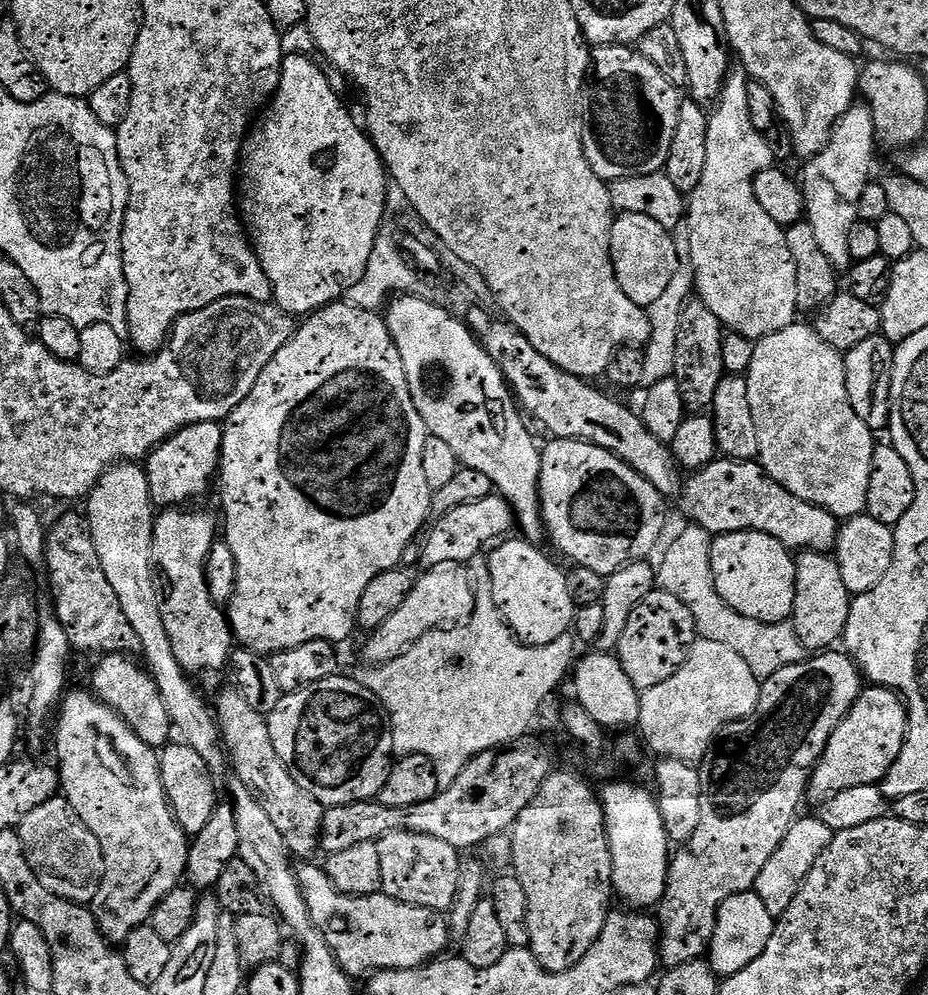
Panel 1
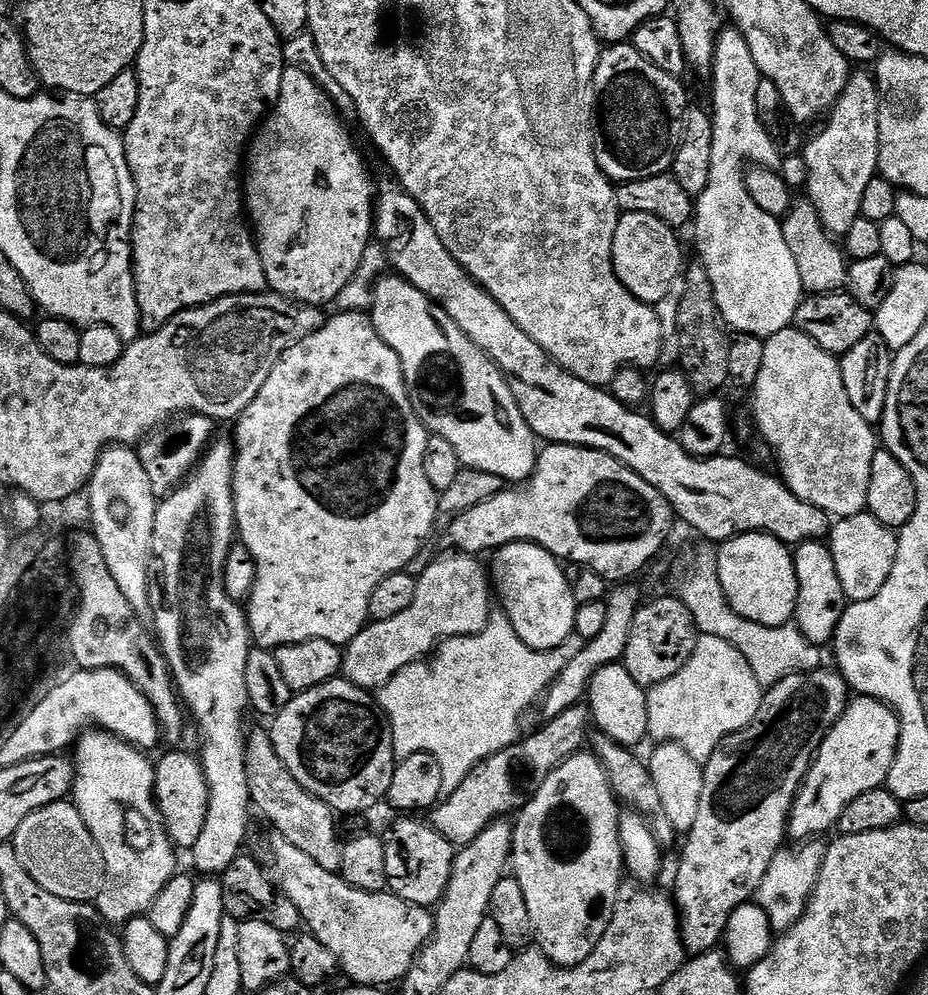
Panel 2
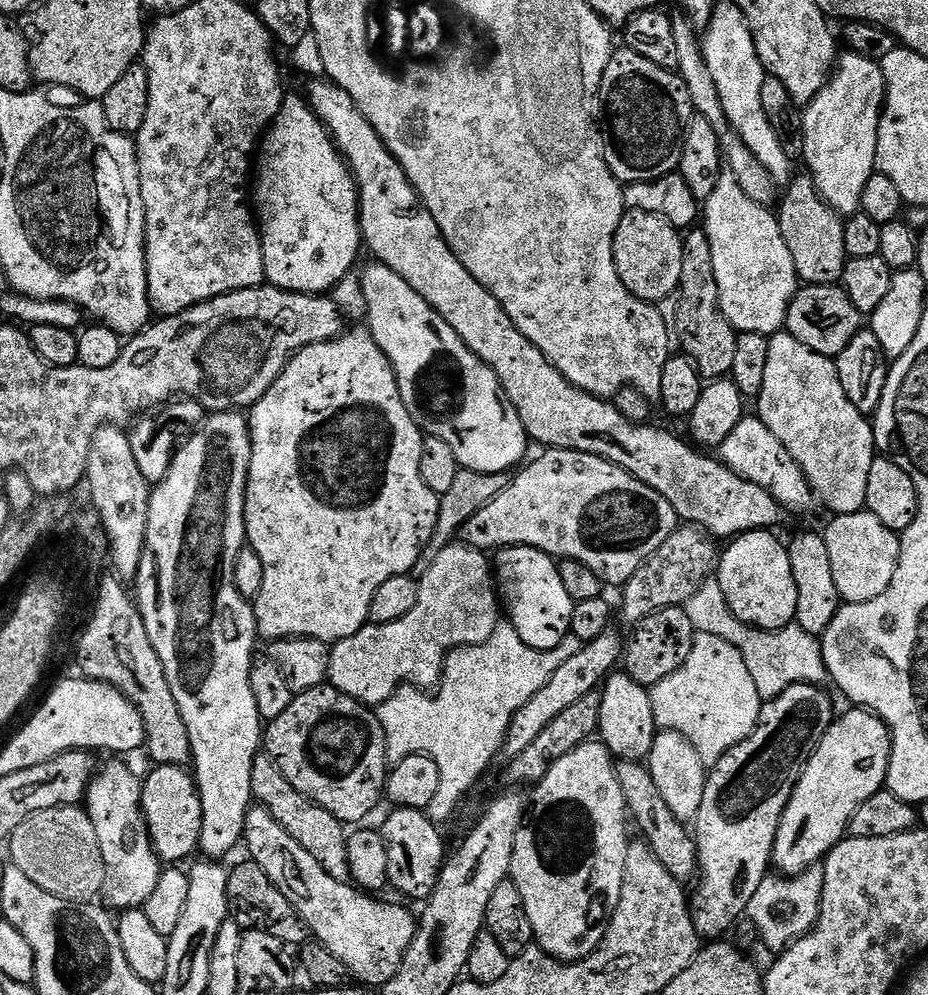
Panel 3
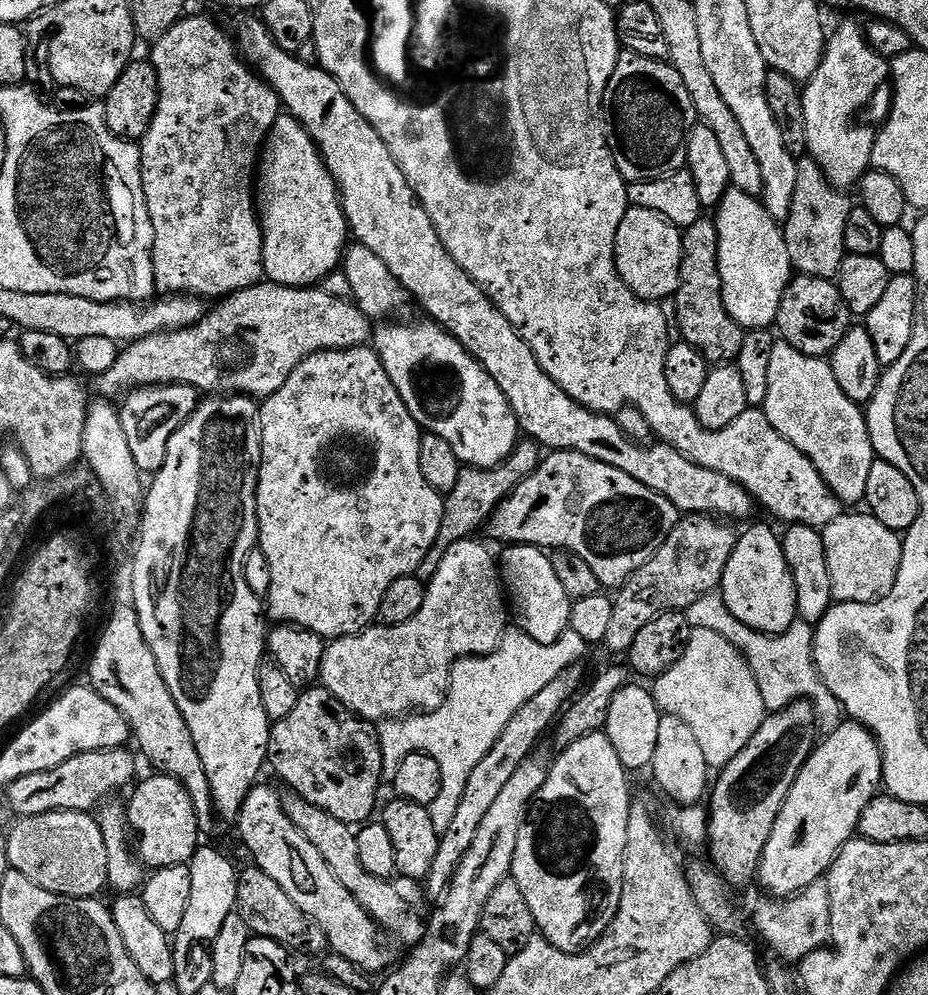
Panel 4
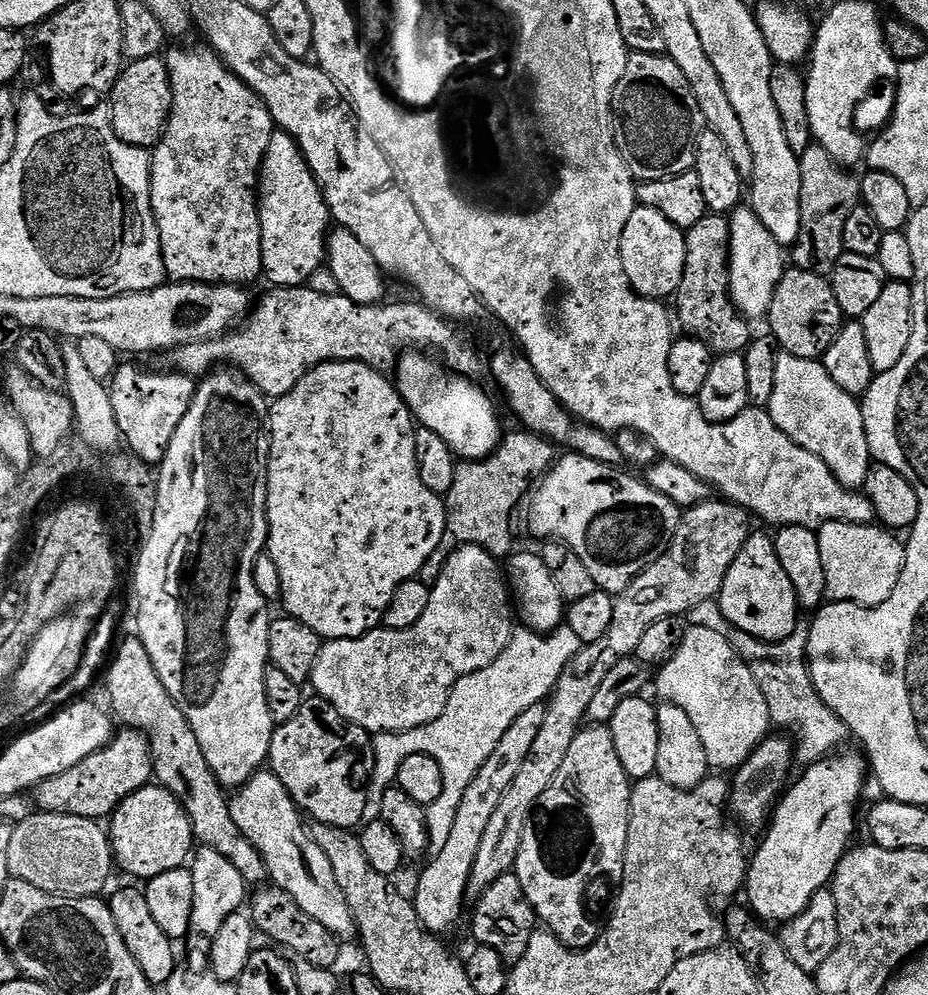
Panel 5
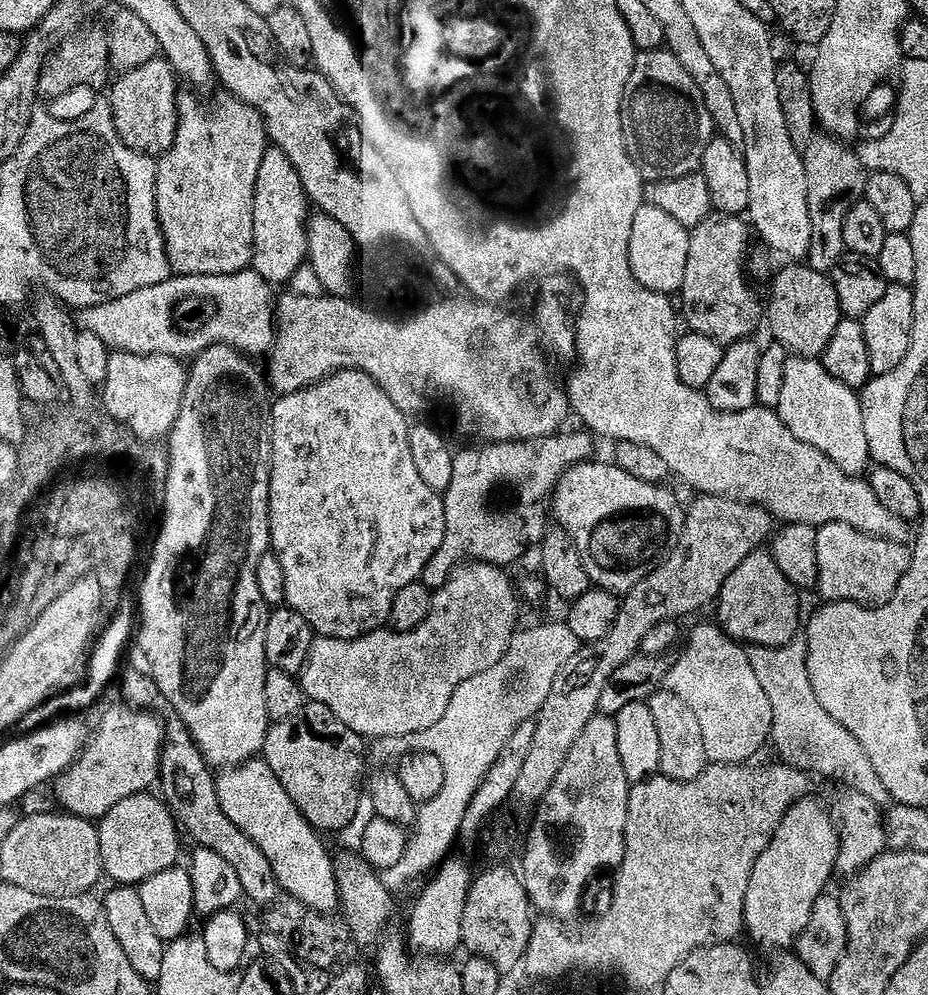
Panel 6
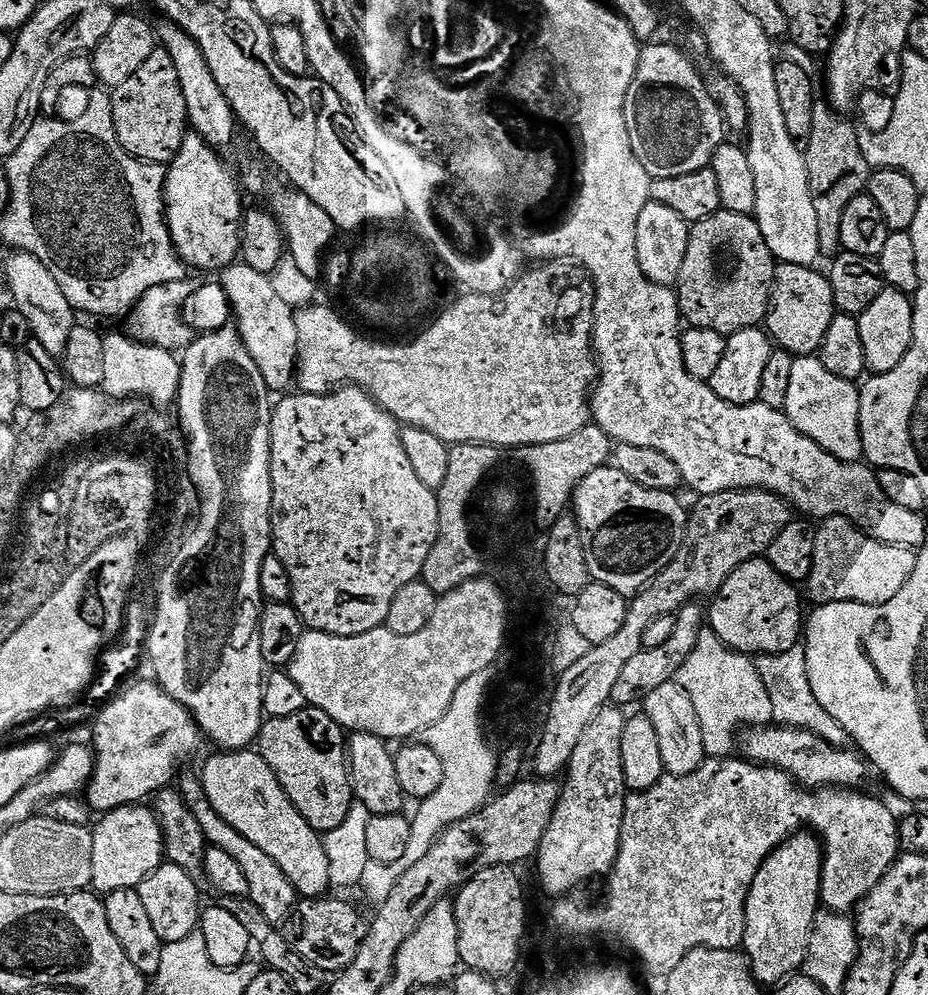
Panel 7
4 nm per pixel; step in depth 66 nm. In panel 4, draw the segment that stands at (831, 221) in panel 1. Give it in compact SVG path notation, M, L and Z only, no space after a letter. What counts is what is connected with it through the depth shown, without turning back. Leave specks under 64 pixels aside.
M848 20L827 37L824 57L812 79L803 85L806 110L807 155L826 174L830 183L841 190L852 190L872 168L876 141L873 129L856 124L856 115L876 96L876 91L890 80L889 61L883 60L868 45L864 28Z

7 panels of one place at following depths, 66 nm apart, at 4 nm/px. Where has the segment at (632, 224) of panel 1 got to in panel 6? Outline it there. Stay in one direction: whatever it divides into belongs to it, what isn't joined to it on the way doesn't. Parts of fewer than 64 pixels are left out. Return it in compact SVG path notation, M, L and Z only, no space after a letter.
M645 203L640 207L630 236L631 270L644 289L667 296L677 295L686 276L689 257L689 229L679 225L670 214Z

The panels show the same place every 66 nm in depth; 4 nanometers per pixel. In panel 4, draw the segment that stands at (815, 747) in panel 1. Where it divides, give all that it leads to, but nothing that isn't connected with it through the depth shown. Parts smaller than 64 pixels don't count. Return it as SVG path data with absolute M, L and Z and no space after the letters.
M795 700L782 711L765 715L762 726L758 726L758 734L746 742L746 750L719 769L717 776L720 777L717 780L715 777L706 804L706 844L712 847L711 863L728 881L729 889L744 888L757 879L760 859L766 842L770 842L770 830L774 830L786 794L790 794L790 786L794 786L794 778L798 778L808 755L818 743L816 732L816 705L810 700Z

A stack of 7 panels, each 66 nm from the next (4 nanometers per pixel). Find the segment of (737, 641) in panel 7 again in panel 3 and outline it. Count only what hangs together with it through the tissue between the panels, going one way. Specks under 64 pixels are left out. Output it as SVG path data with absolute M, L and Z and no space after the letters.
M757 530L744 532L735 537L728 549L721 551L718 556L718 567L714 572L714 579L722 586L722 594L726 594L726 606L742 622L762 630L778 630L793 623L798 610L798 586L794 586L794 574L790 570L790 554L785 541L776 537L772 530Z

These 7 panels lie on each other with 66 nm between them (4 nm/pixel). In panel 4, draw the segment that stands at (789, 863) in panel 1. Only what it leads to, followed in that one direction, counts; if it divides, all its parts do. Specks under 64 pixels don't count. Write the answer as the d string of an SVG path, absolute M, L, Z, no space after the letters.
M827 879L806 886L797 896L764 898L756 908L756 932L784 960L799 962L829 943L830 890Z

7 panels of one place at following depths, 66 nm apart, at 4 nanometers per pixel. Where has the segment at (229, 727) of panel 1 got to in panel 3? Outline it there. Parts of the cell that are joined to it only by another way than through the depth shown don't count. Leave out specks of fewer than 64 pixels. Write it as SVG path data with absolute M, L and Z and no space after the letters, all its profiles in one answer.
M267 754L257 756L254 762L252 794L255 803L259 807L270 810L270 814L282 826L282 830L286 830L286 834L290 834L290 838L294 838L294 842L298 842L302 850L310 850L310 854L318 858L322 870L326 870L330 878L347 881L351 877L352 871L348 865L349 833L345 825L341 824L338 818L334 818L330 810L318 806L312 800L305 798L298 790L294 790L294 786L286 782L286 778L278 770L272 757Z

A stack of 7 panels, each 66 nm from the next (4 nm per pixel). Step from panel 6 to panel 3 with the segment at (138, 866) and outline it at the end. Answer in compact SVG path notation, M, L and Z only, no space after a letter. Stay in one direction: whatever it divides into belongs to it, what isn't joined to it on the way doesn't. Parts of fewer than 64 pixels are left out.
M156 764L153 772L143 777L140 805L152 836L152 848L164 862L184 862L200 846L202 802L191 771L179 764Z

